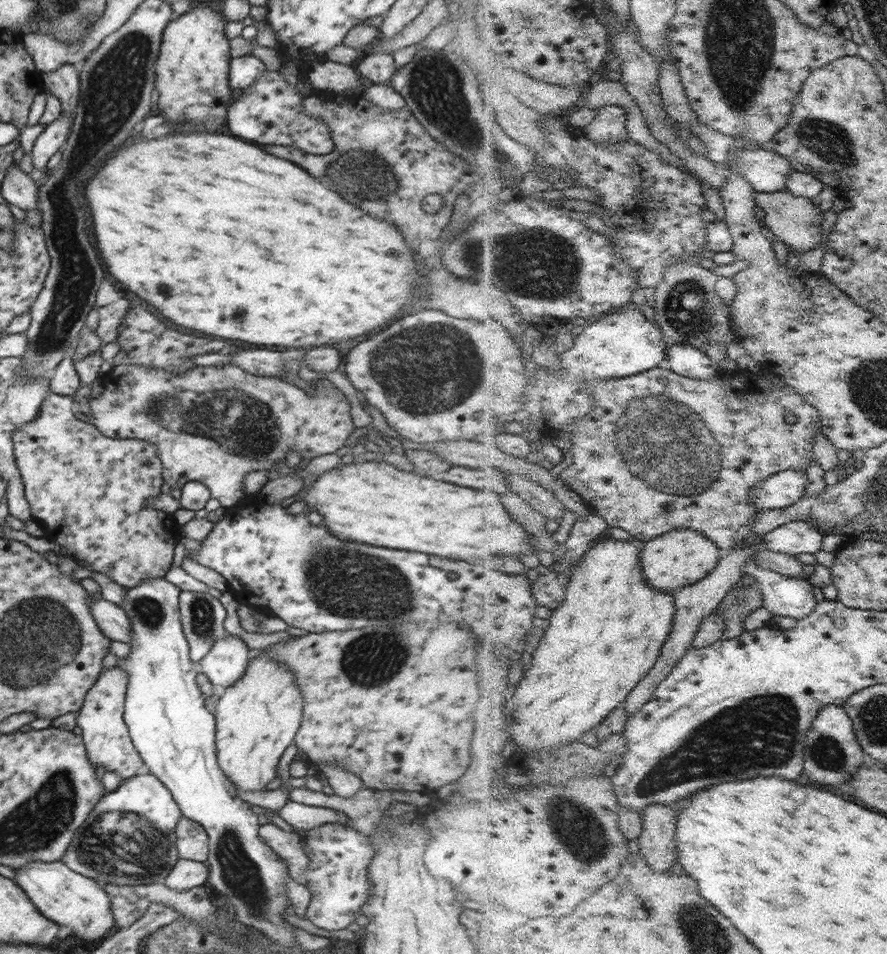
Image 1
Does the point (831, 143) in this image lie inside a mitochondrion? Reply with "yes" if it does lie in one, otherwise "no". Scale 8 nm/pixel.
yes

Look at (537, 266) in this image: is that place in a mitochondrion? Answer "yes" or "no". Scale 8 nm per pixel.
yes

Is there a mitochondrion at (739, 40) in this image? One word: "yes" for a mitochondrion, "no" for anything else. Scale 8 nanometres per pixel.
yes

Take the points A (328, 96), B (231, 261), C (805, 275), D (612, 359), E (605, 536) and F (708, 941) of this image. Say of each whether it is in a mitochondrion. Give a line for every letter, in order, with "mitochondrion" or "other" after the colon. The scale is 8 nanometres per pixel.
A: other
B: other
C: other
D: other
E: other
F: mitochondrion

